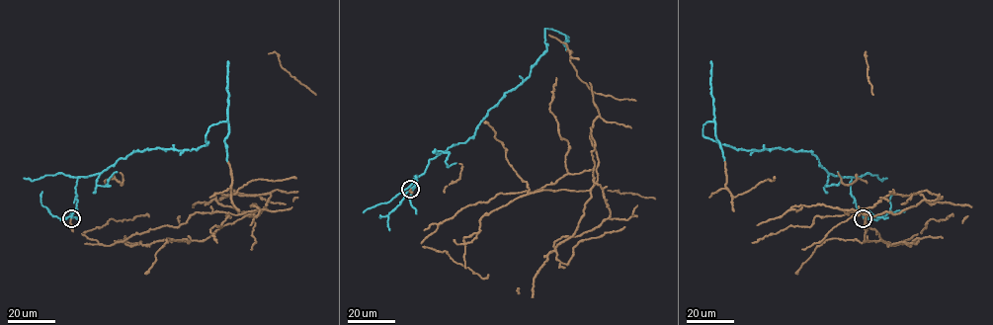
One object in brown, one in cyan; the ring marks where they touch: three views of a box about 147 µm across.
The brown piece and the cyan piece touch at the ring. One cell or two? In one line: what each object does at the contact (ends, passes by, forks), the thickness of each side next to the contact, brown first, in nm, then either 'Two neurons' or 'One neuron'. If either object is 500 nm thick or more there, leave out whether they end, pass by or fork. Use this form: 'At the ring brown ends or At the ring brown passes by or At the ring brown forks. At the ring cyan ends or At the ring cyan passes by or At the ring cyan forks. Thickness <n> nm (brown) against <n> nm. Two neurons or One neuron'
At the ring brown ends. At the ring cyan passes by. Thickness 150 nm (brown) against 150 nm. One neuron

